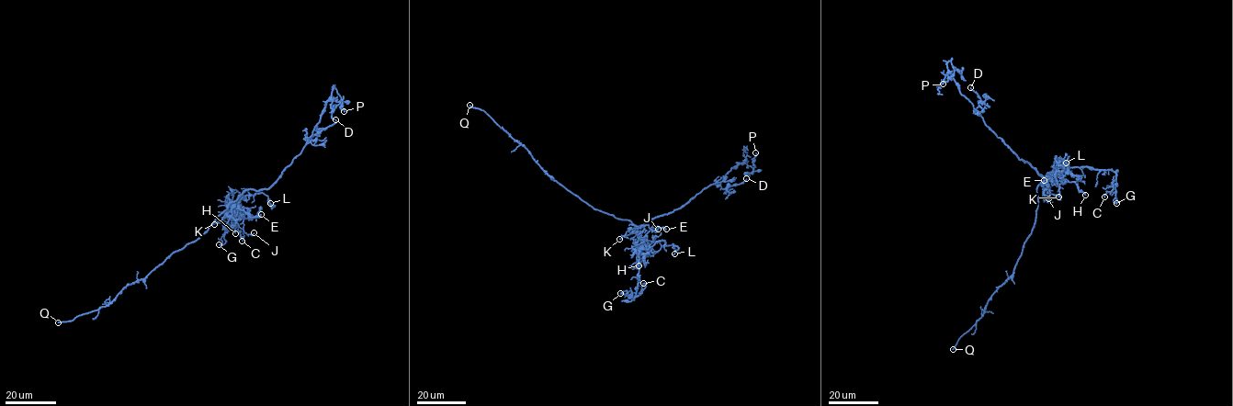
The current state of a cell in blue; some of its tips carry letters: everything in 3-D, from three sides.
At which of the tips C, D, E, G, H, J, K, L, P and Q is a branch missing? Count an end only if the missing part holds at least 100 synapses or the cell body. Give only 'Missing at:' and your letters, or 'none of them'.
Missing at: Q

